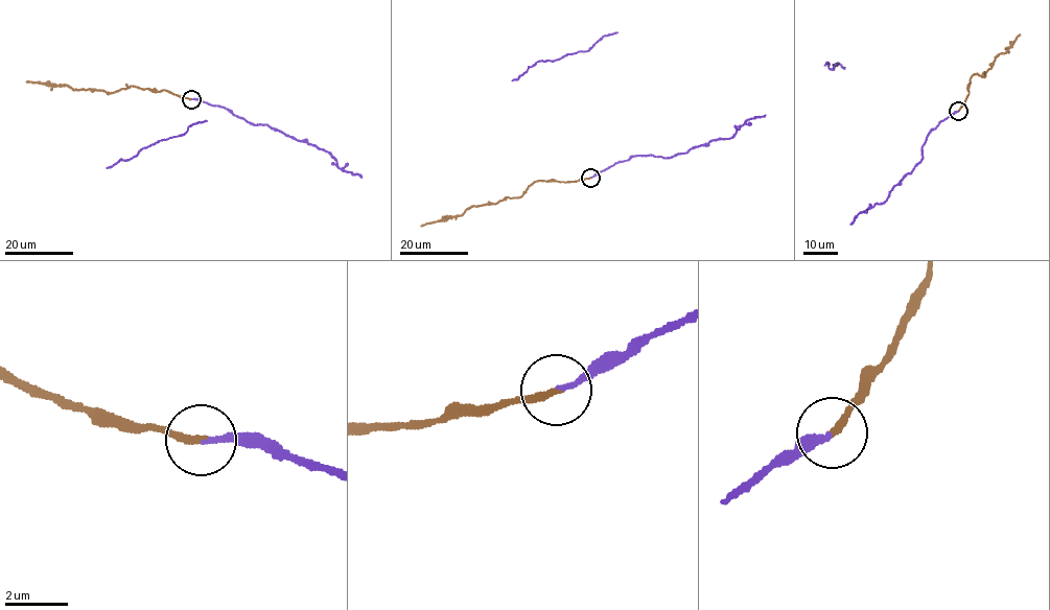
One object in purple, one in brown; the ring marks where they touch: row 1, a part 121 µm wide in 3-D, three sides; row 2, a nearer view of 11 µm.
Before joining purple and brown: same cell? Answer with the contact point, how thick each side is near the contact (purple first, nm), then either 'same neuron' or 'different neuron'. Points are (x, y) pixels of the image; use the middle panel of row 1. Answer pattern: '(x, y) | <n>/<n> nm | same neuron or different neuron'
(590, 178) | 150/240 nm | same neuron

